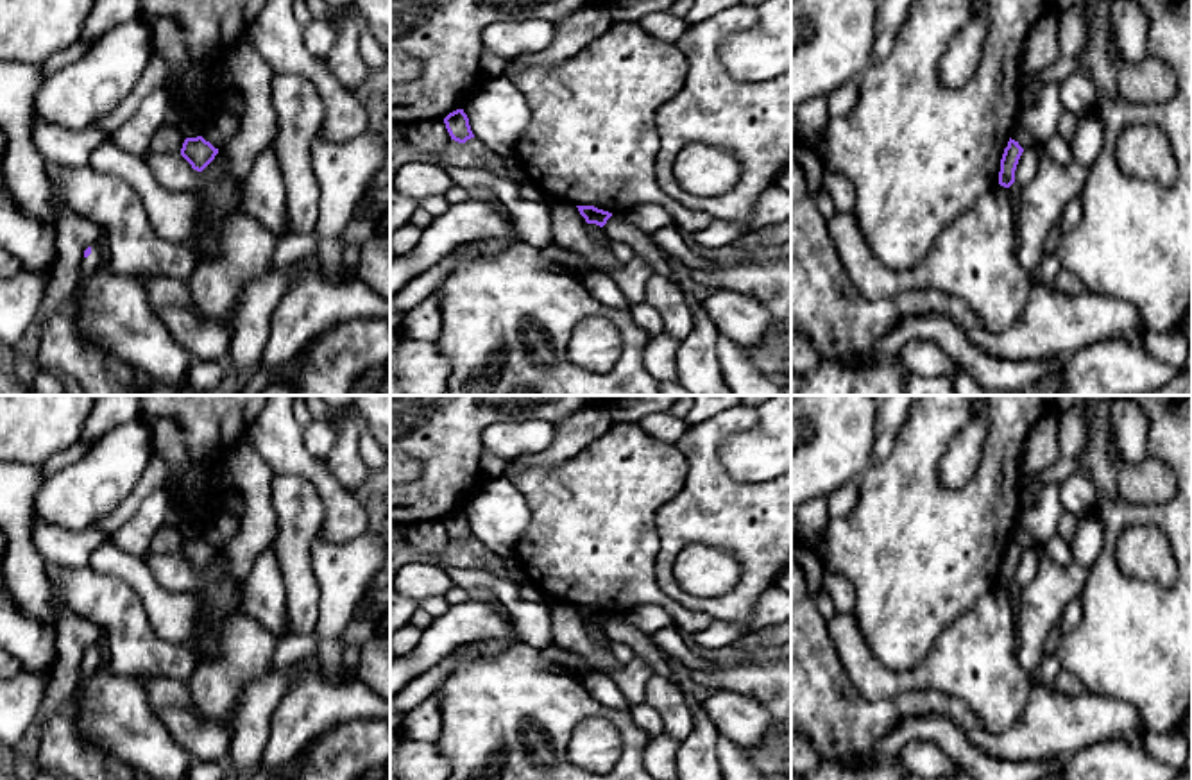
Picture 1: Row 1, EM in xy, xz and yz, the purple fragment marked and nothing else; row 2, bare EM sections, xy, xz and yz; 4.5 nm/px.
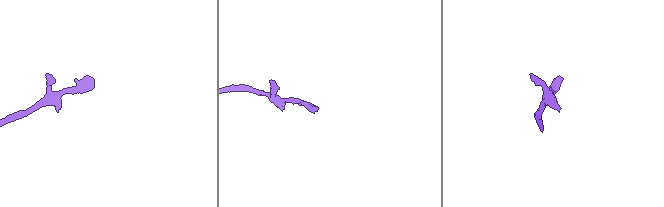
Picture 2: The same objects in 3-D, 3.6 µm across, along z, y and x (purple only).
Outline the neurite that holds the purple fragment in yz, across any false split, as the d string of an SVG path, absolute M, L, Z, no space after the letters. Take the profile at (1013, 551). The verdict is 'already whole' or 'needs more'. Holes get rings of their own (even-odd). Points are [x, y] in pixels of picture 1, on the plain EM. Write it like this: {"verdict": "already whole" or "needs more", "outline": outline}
{"verdict": "already whole", "outline": "M1009 538L1008 547L1004 549L1004 555L1000 560L1000 572L999 572L1000 587L1009 589L1015 583L1015 571L1022 553L1024 549L1018 546L1018 542Z"}

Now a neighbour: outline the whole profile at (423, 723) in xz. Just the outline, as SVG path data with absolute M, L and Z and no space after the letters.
M426 698L421 705L403 716L401 730L406 741L435 742L440 735L442 721L438 699Z

